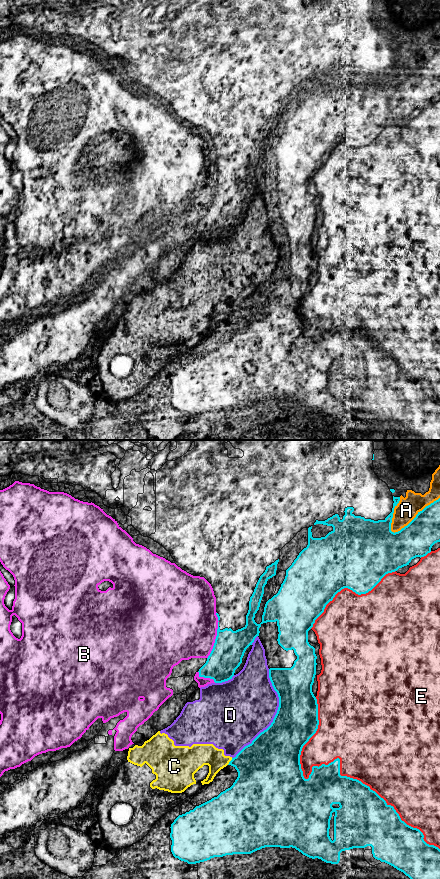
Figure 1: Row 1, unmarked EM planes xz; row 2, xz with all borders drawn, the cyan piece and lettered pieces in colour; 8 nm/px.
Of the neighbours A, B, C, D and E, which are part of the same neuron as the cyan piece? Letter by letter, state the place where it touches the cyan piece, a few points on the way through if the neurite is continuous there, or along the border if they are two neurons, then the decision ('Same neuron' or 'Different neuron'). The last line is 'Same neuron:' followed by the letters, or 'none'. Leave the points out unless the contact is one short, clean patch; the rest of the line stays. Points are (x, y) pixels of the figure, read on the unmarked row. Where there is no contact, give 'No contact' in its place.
A: Touches cyan at xz (415, 69). Different neuron
B: Touches cyan at xz (217, 187). Different neuron
C: Touches cyan at xz (230, 313). Different neuron
D: Touches cyan at xz (275, 268). Different neuron
E: Touches cyan at xz (339, 312). Same neuron
Same neuron: E

